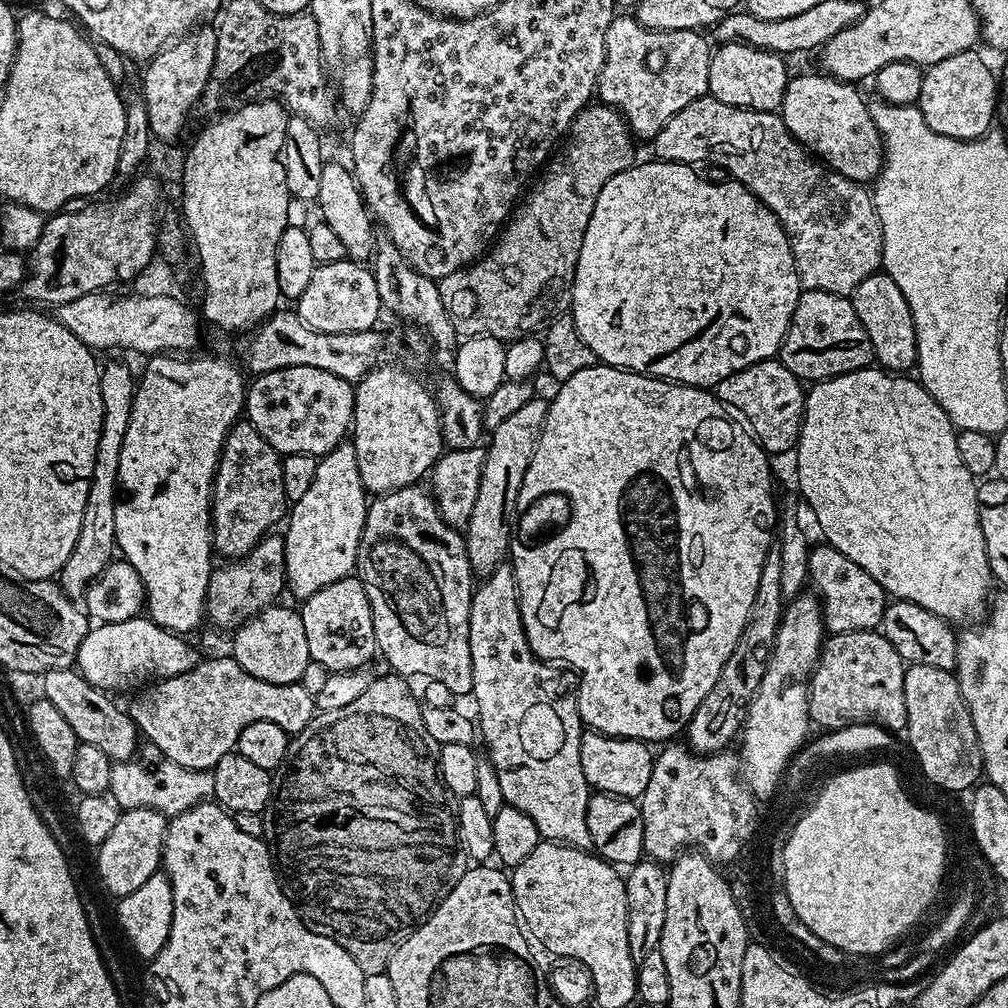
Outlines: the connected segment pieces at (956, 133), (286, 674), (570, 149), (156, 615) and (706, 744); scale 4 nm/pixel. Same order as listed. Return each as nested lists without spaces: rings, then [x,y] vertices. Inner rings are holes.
[[[969,50],[962,54],[950,54],[950,58],[942,58],[942,62],[923,69],[918,107],[922,118],[926,118],[926,126],[930,126],[934,134],[955,140],[979,140],[989,135],[988,127],[998,116],[998,76],[978,53]]]
[[[273,606],[264,609],[252,620],[235,629],[230,655],[254,678],[271,684],[295,684],[302,678],[302,670],[310,660],[310,646],[306,646],[306,630],[302,626],[299,611],[293,608]]]
[[[590,102],[580,111],[567,130],[562,144],[564,152],[557,151],[549,159],[487,253],[469,263],[468,267],[439,277],[440,293],[459,337],[484,335],[511,342],[518,337],[539,333],[540,320],[551,322],[558,314],[569,311],[578,258],[594,206],[598,206],[598,194],[602,194],[602,186],[606,186],[614,174],[622,174],[637,163],[635,146],[632,129],[617,108]]]
[[[156,354],[144,368],[144,377],[138,380],[136,396],[132,400],[132,417],[130,426],[126,430],[126,438],[122,442],[122,454],[118,458],[118,488],[122,495],[116,501],[116,513],[114,514],[114,530],[116,531],[116,547],[119,555],[128,561],[134,570],[138,570],[138,578],[144,583],[144,599],[146,612],[158,626],[168,628],[169,631],[179,634],[190,634],[199,626],[200,620],[205,619],[204,603],[206,602],[206,590],[208,579],[214,567],[214,549],[212,547],[212,483],[216,477],[216,468],[220,465],[220,451],[224,449],[224,443],[233,424],[241,419],[246,408],[246,379],[245,373],[239,367],[235,368],[224,356],[200,356],[192,354],[187,358],[181,358],[176,354]]]
[[[769,552],[762,566],[762,578],[758,578],[758,594],[754,594],[754,606],[748,615],[746,626],[730,654],[718,682],[702,698],[698,710],[694,710],[692,721],[686,729],[686,743],[693,752],[702,756],[712,756],[715,752],[725,751],[732,739],[737,739],[744,718],[748,715],[748,704],[756,697],[758,686],[766,674],[768,659],[772,657],[772,647],[778,634],[780,617],[784,615],[786,601],[782,596],[779,577],[779,554]]]

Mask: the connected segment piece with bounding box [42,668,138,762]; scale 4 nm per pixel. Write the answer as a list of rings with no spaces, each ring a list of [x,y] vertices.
[[[72,668],[50,670],[43,673],[44,692],[43,699],[49,700],[57,710],[62,713],[62,718],[70,722],[70,730],[74,730],[77,741],[90,746],[98,746],[102,754],[106,754],[113,762],[129,760],[137,755],[138,729],[136,721],[127,711],[116,708],[116,704],[107,691],[95,688],[79,671]]]

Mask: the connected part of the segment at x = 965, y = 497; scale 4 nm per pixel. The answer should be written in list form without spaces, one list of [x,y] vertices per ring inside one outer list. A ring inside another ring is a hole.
[[[879,366],[859,368],[853,372],[843,372],[829,380],[817,380],[807,389],[804,398],[804,421],[800,427],[800,437],[796,440],[794,457],[796,456],[796,484],[820,527],[825,541],[837,548],[850,562],[858,562],[870,578],[874,578],[883,586],[885,593],[896,600],[908,600],[925,607],[934,614],[956,626],[964,626],[976,622],[985,615],[989,603],[988,587],[993,587],[994,577],[988,565],[986,542],[980,525],[980,511],[976,501],[977,481],[962,466],[962,458],[958,454],[956,441],[957,429],[938,406],[936,399],[924,389],[919,379],[908,374],[893,374]]]

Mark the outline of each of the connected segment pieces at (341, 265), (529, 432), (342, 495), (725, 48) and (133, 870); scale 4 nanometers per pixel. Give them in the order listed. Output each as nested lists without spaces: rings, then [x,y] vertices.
[[[347,258],[317,264],[306,290],[294,302],[294,311],[303,324],[326,334],[373,331],[382,313],[376,273],[371,267]]]
[[[534,398],[526,402],[526,406],[521,406],[515,414],[510,414],[510,418],[502,422],[502,426],[491,429],[492,441],[486,444],[482,480],[478,482],[478,498],[474,501],[470,522],[463,533],[468,561],[477,577],[490,575],[509,555],[518,490],[522,486],[522,478],[532,460],[547,413],[548,400]]]
[[[350,442],[339,444],[317,459],[314,483],[303,498],[291,505],[286,516],[288,532],[283,533],[283,538],[289,593],[307,598],[318,594],[322,586],[353,575],[369,503],[358,474],[358,454]]]
[[[720,44],[712,53],[708,95],[726,102],[726,106],[779,113],[790,79],[790,71],[784,64],[787,64],[785,57],[777,52],[758,50],[749,44]]]
[[[140,808],[126,809],[121,811],[114,830],[106,837],[106,842],[102,842],[95,849],[96,852],[96,868],[94,864],[94,872],[100,875],[100,880],[104,883],[104,888],[113,898],[119,898],[126,894],[134,894],[134,890],[138,890],[138,886],[142,886],[146,882],[146,878],[150,878],[156,872],[161,871],[162,861],[164,859],[164,835],[168,829],[169,817],[160,813],[156,809]]]

